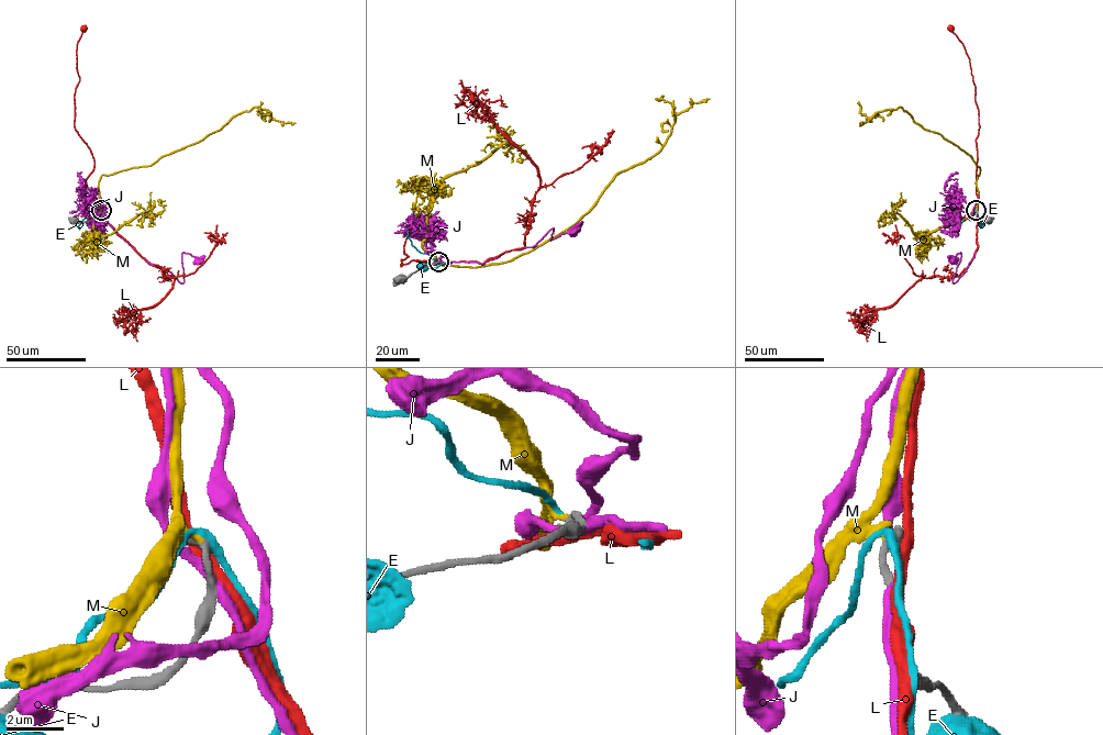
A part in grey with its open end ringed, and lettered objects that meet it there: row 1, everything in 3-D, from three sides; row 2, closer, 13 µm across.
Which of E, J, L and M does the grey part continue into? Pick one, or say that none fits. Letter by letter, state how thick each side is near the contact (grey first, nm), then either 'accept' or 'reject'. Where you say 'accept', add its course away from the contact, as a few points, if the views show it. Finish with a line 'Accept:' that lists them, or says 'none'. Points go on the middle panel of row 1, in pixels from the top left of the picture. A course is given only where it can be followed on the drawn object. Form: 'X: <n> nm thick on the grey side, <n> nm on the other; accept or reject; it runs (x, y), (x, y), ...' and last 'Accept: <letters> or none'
E: 440 nm thick on the grey side, 280 nm on the other; reject
J: 400 nm thick on the grey side, 280 nm on the other; reject
L: 440 nm thick on the grey side, 400 nm on the other; reject
M: 460 nm thick on the grey side, 240 nm on the other; accept; it runs (438, 262), (435, 264), (478, 267), (503, 263), (569, 229), (617, 175), (659, 149), (678, 114), (709, 98)
Accept: M

